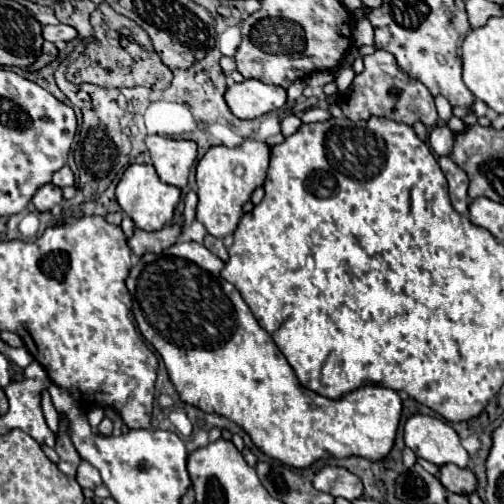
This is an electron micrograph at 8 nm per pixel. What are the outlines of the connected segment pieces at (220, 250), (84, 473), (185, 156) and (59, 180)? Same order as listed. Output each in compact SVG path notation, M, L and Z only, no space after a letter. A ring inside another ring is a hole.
M205 235L205 243L203 243L213 255L217 255L217 257L221 257L223 261L227 261L229 259L229 255L227 255L227 249L225 249L225 245L223 245L223 241L221 239L217 239L217 237L213 237L213 235Z
M81 461L79 469L77 469L77 483L79 483L81 487L93 489L93 487L101 485L101 475L99 475L99 471L97 471L91 463Z
M149 135L145 143L159 179L163 183L183 187L191 165L197 159L197 145L189 139L171 139L163 135Z
M65 165L61 171L57 171L53 175L53 185L57 185L57 187L67 187L67 185L73 185L73 183L75 183L75 179L73 179L73 171L71 171L69 165Z

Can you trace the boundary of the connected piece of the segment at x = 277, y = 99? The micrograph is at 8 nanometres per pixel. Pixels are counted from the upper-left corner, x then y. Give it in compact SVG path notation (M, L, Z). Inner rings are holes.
M245 79L233 83L225 91L225 103L231 113L239 119L257 119L269 111L283 107L287 101L285 89L277 85L267 85L257 79Z

